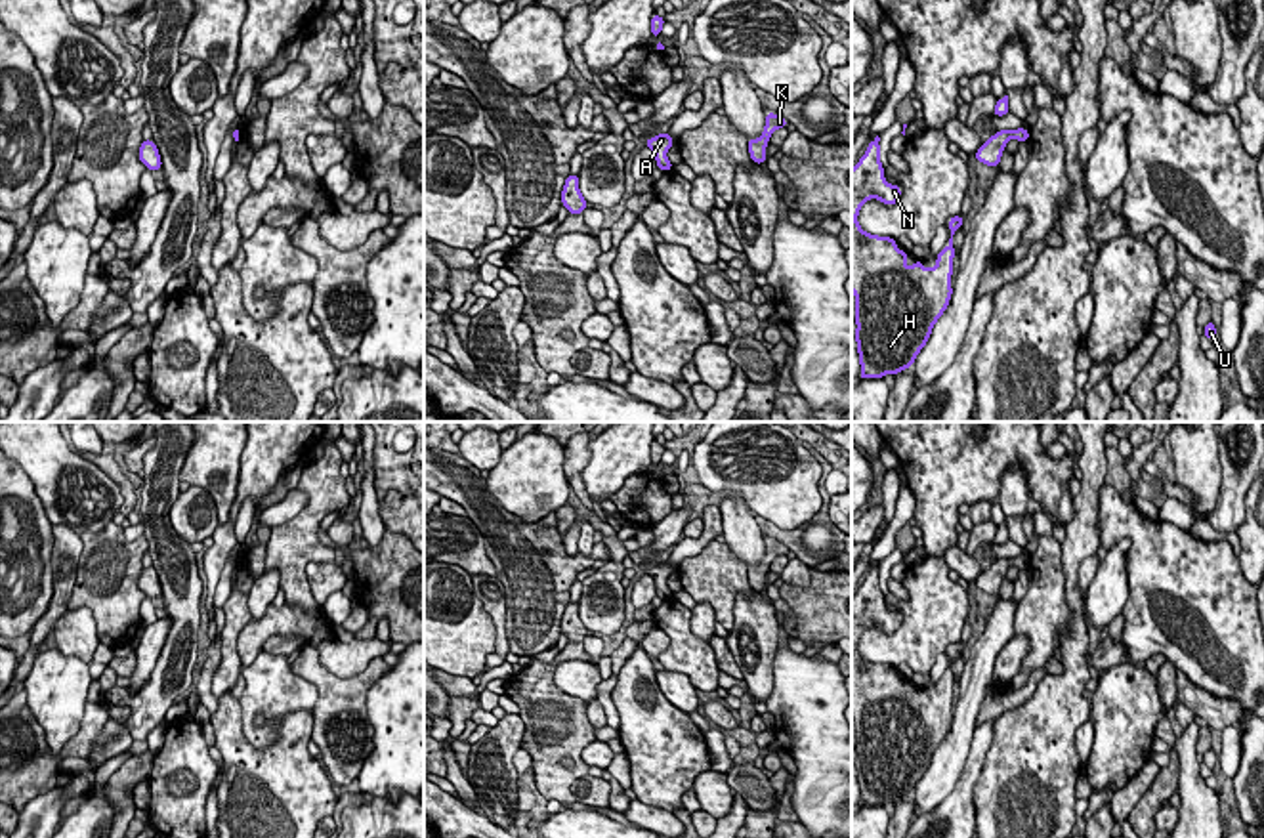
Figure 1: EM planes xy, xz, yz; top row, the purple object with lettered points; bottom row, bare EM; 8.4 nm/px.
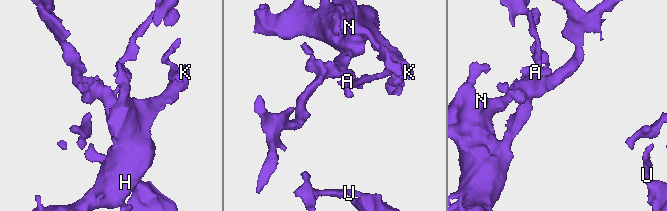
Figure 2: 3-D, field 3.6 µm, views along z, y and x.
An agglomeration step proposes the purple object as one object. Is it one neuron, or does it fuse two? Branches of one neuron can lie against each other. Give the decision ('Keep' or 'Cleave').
Keep

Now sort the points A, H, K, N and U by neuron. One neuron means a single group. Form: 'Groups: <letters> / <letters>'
Groups: A H K N U

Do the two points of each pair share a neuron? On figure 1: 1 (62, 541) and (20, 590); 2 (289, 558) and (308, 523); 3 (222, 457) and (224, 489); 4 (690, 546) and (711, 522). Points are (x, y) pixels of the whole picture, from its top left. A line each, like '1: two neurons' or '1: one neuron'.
1: two neurons
2: one neuron
3: one neuron
4: one neuron

